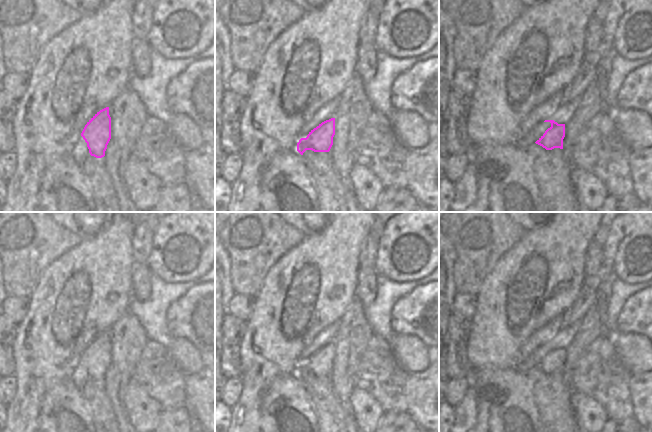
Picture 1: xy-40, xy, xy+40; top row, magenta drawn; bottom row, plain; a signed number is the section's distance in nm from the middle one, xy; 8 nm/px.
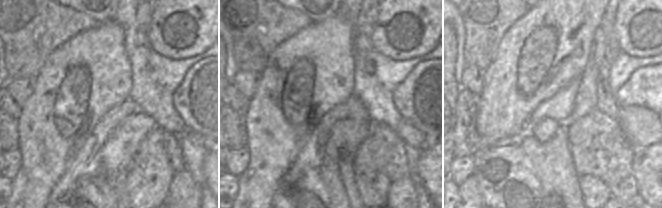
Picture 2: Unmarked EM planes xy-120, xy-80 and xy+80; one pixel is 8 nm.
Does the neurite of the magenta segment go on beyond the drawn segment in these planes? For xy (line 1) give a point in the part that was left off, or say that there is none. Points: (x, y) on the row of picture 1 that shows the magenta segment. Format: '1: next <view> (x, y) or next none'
1: next none

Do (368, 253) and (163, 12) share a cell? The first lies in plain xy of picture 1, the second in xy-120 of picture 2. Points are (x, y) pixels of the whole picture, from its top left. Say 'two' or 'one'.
two

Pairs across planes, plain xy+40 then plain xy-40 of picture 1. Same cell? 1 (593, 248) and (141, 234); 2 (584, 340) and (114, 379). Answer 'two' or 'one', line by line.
1: one
2: one

